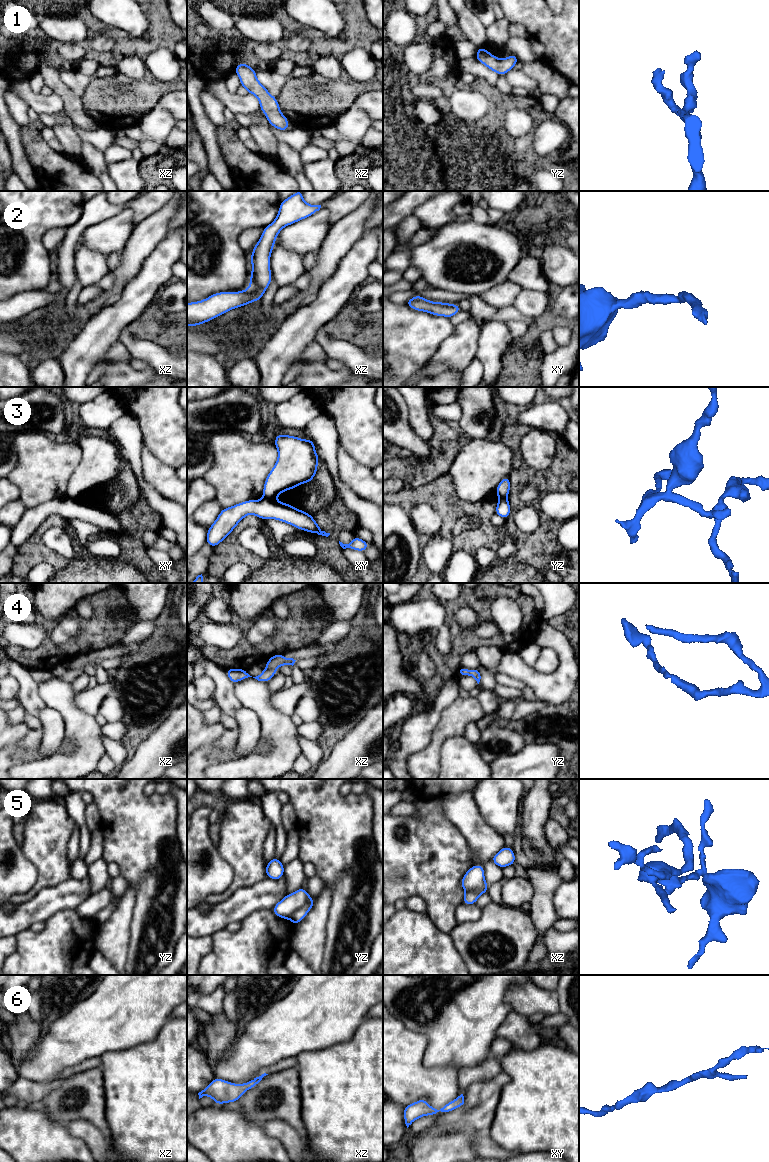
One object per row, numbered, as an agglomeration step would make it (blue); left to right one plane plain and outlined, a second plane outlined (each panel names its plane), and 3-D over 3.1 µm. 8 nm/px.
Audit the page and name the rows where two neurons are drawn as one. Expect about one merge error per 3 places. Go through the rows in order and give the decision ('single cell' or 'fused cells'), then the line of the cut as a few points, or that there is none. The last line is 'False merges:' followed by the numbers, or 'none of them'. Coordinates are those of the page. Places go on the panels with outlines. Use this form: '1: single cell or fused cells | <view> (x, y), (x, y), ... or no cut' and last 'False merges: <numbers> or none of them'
1: single cell | no cut
2: single cell | no cut
3: fused cells | xy (264, 497), (274, 500)
4: single cell | no cut
5: fused cells | yz (309, 897), (289, 918)
6: single cell | no cut
False merges: 3, 5

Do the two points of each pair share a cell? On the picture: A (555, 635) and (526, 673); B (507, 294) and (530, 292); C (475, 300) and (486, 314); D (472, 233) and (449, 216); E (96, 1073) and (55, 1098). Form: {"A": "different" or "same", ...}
{"A": "same", "B": "same", "C": "same", "D": "different", "E": "same"}

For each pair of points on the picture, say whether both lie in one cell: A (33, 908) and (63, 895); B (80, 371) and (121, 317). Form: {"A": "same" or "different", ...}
{"A": "same", "B": "same"}

